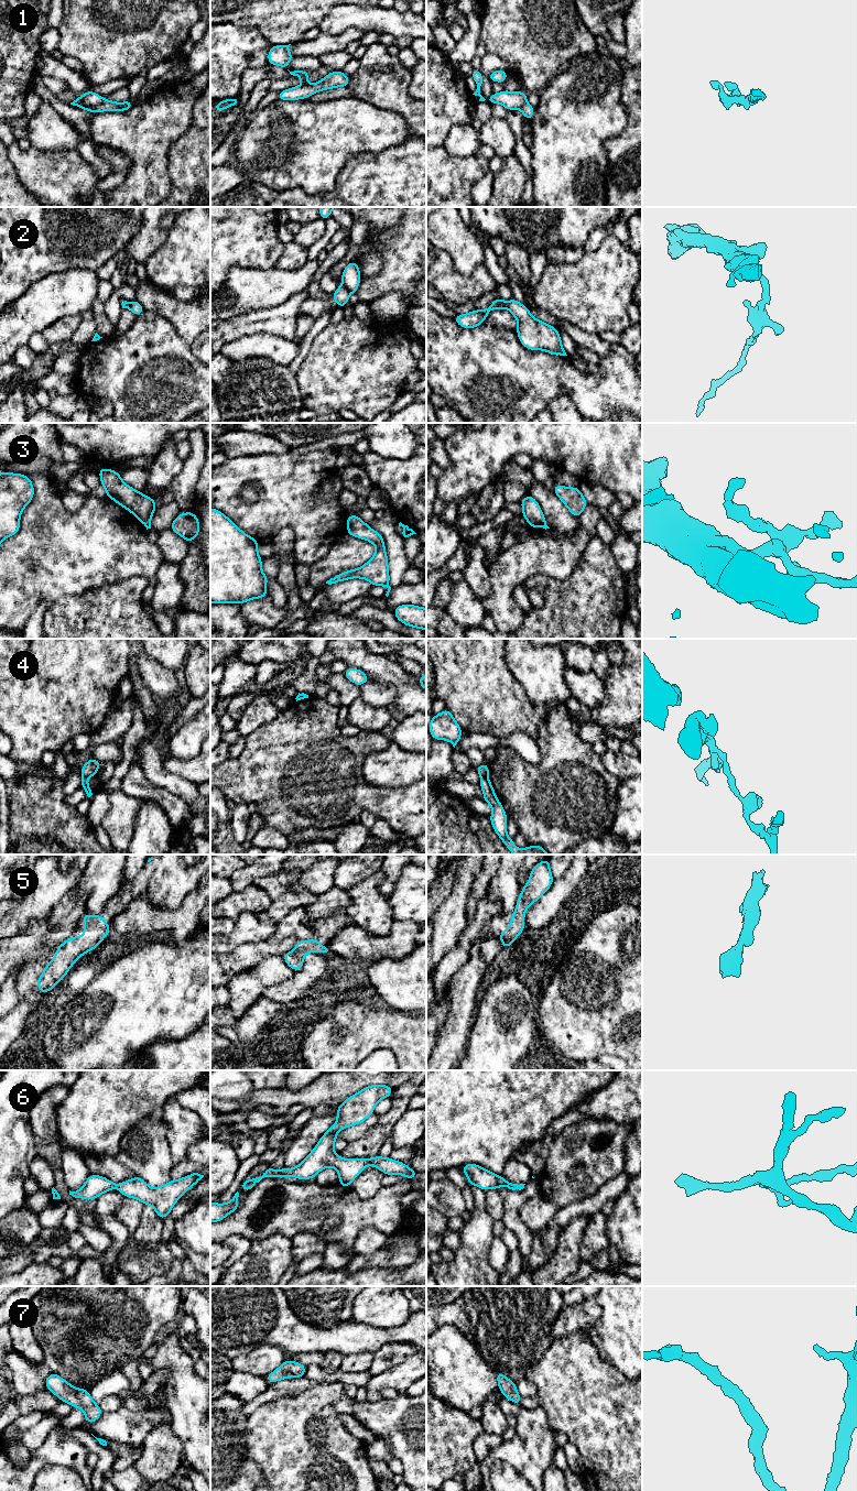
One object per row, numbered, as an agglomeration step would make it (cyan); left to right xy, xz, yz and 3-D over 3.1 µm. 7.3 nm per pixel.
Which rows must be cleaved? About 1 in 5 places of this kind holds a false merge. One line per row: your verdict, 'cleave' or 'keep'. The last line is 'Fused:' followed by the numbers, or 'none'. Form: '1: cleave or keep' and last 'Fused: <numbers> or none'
1: cleave
2: cleave
3: keep
4: cleave
5: keep
6: keep
7: keep
Fused: 1, 2, 4

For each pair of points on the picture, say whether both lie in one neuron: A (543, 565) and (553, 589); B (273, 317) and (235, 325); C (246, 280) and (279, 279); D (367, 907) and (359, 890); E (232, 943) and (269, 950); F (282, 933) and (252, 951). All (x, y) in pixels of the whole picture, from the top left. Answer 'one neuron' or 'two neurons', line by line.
A: two neurons
B: one neuron
C: one neuron
D: one neuron
E: two neurons
F: two neurons

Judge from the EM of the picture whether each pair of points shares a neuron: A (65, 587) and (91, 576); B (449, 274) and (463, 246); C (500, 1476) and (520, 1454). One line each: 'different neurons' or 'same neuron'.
A: same neuron
B: different neurons
C: different neurons

